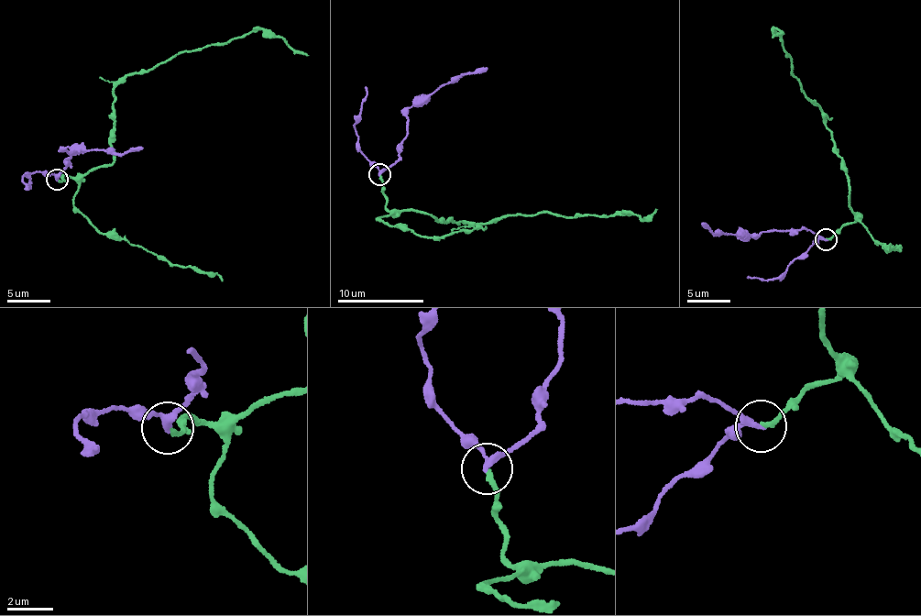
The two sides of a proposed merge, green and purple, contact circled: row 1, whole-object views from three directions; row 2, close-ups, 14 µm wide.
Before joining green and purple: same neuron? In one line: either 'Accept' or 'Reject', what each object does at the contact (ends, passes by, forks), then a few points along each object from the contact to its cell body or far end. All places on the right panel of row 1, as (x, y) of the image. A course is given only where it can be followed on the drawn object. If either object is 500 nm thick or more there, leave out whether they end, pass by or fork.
Accept. At the ring green ends. At the ring purple passes by. Course of green: (826, 239), (856, 219), (847, 169), (821, 110), (796, 79), (783, 42), (772, 27), (782, 31), (772, 37). Course of purple: (826, 239), (804, 229), (778, 229), (741, 238), (737, 233), (727, 235), (720, 229), (713, 234), (701, 223)

